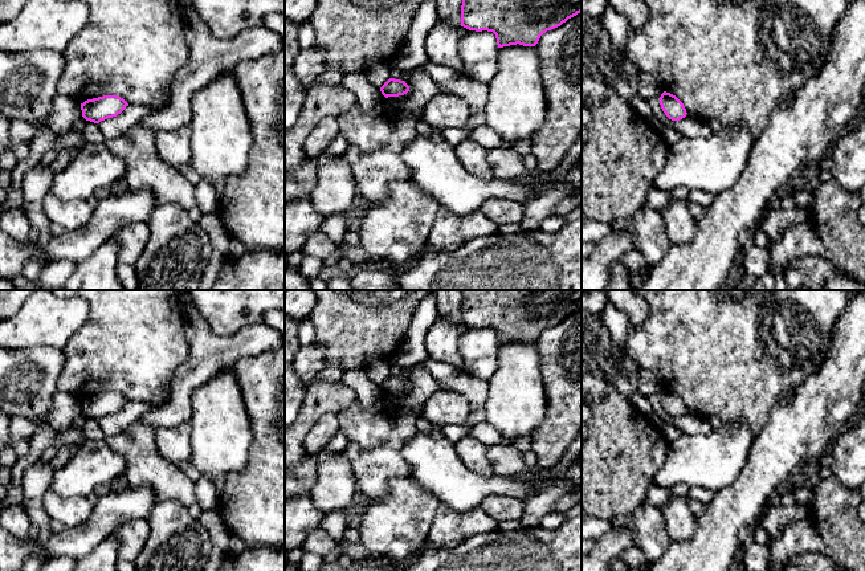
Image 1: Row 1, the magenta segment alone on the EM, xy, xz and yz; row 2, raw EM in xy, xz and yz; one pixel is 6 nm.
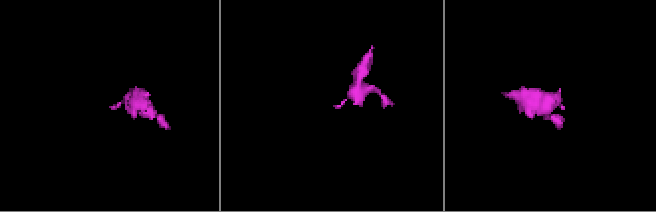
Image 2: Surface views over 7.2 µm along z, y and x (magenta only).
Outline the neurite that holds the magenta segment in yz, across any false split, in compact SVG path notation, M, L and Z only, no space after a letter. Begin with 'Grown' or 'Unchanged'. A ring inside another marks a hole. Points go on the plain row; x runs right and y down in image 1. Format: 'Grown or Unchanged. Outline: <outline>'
Unchanged. Outline: M664 388L658 396L662 408L669 416L680 417L686 413L686 405L676 392Z

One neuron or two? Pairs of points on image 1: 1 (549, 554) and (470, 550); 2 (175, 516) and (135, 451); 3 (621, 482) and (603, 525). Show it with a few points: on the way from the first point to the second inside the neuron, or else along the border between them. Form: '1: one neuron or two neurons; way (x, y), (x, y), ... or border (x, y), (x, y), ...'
1: one neuron; way (529, 554), (490, 554)
2: two neurons; border (155, 502), (179, 501), (187, 508)
3: two neurons; border (595, 517), (608, 519)

